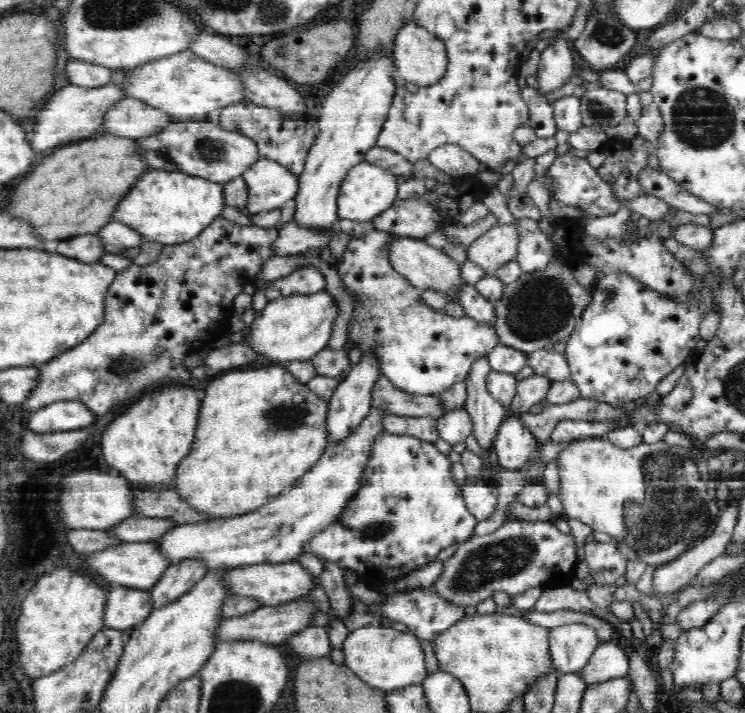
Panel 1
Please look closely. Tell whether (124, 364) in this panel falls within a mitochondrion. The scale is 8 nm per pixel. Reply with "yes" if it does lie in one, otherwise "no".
yes

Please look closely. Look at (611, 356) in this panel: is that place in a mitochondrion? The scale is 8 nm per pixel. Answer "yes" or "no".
no

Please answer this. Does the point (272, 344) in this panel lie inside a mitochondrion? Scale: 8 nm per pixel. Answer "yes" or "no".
no

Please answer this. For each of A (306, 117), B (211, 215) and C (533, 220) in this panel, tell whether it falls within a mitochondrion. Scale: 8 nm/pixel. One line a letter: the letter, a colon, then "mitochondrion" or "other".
A: other
B: other
C: other

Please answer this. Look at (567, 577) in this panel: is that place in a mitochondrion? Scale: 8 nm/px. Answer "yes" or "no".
no

